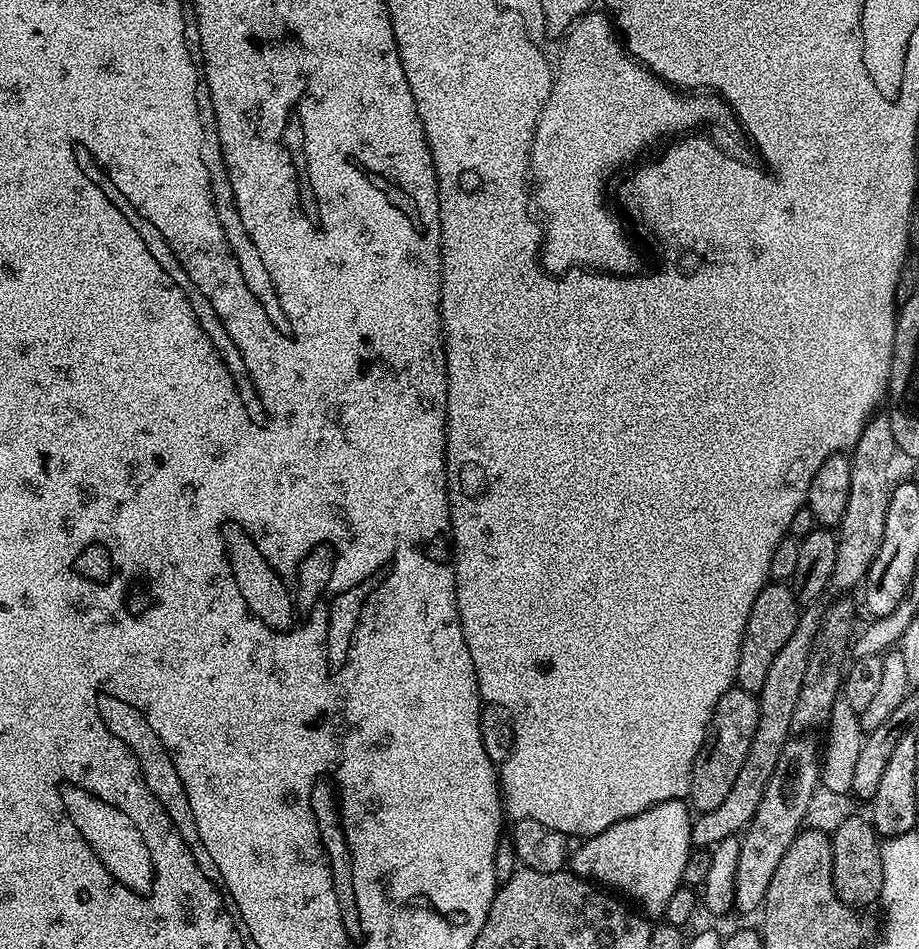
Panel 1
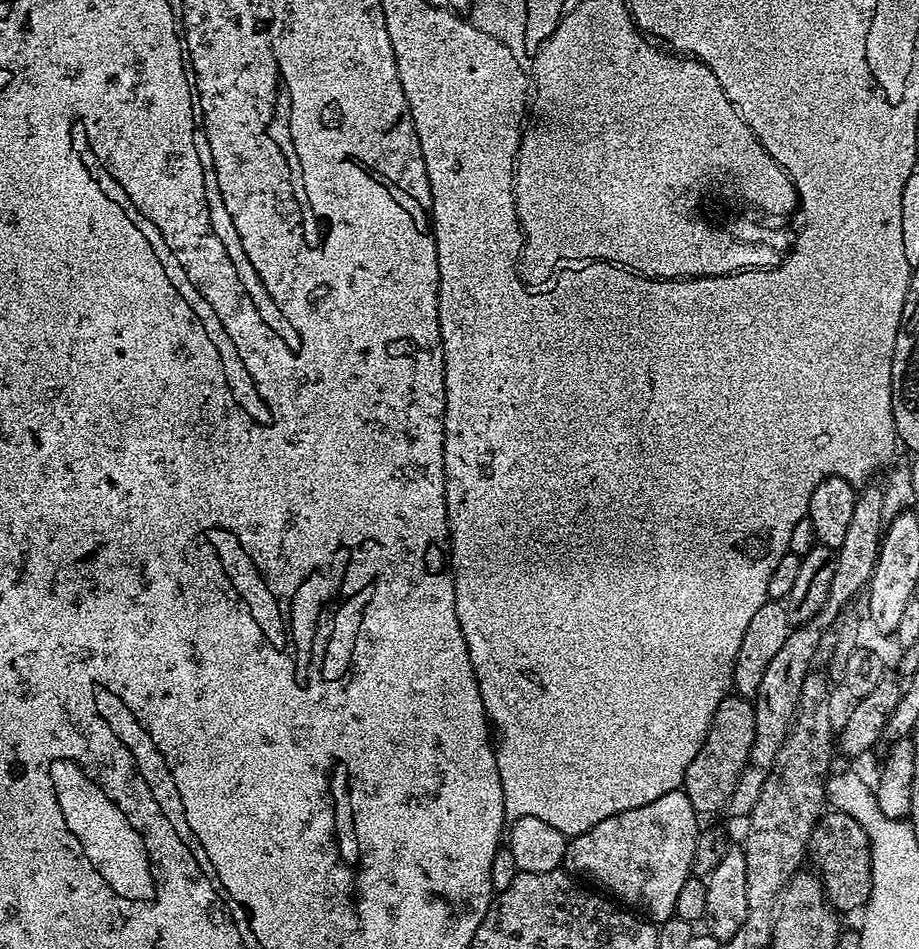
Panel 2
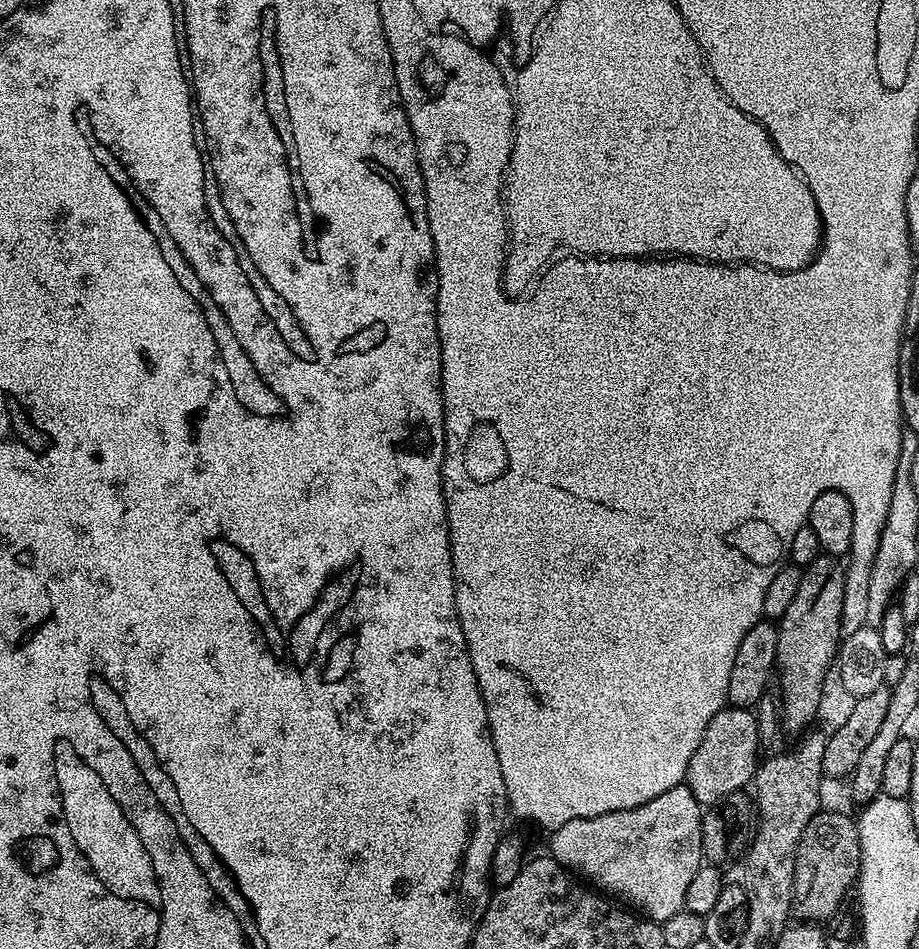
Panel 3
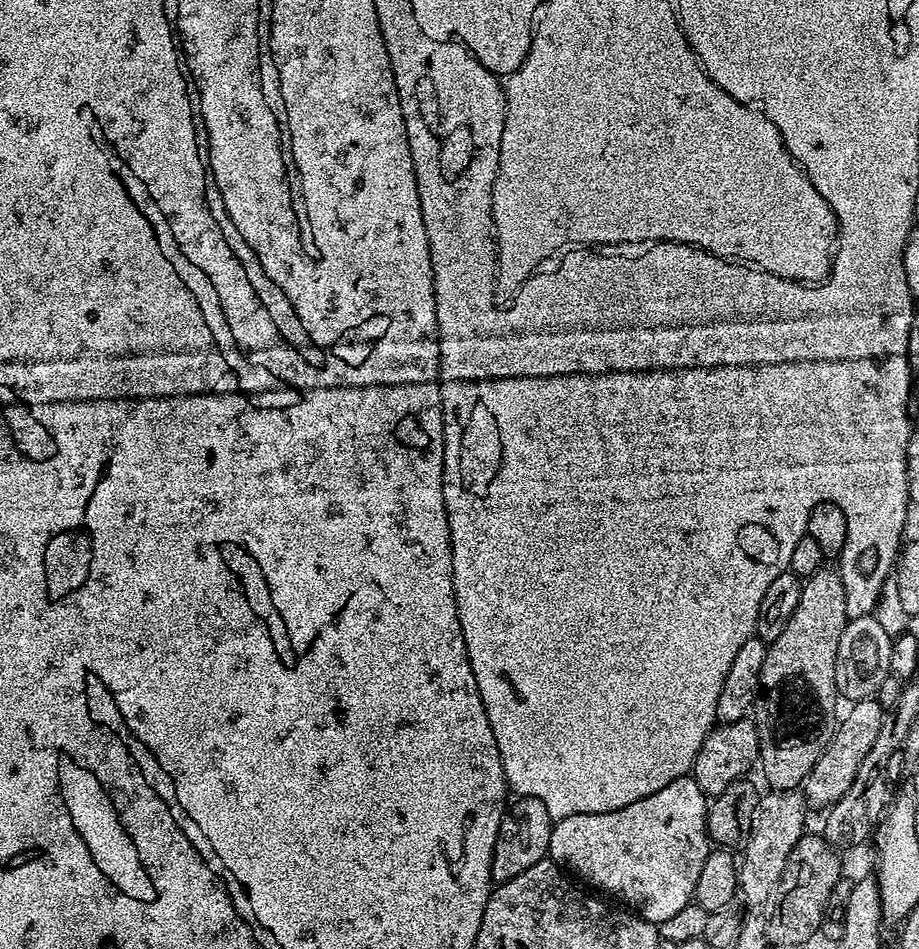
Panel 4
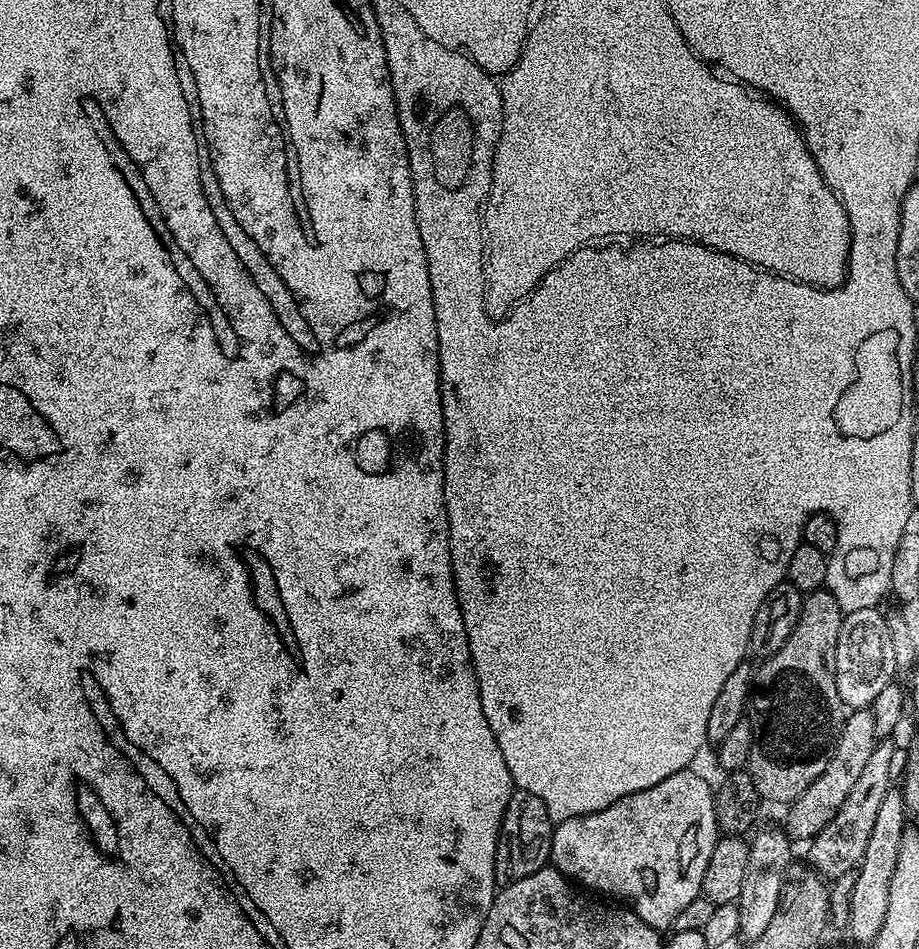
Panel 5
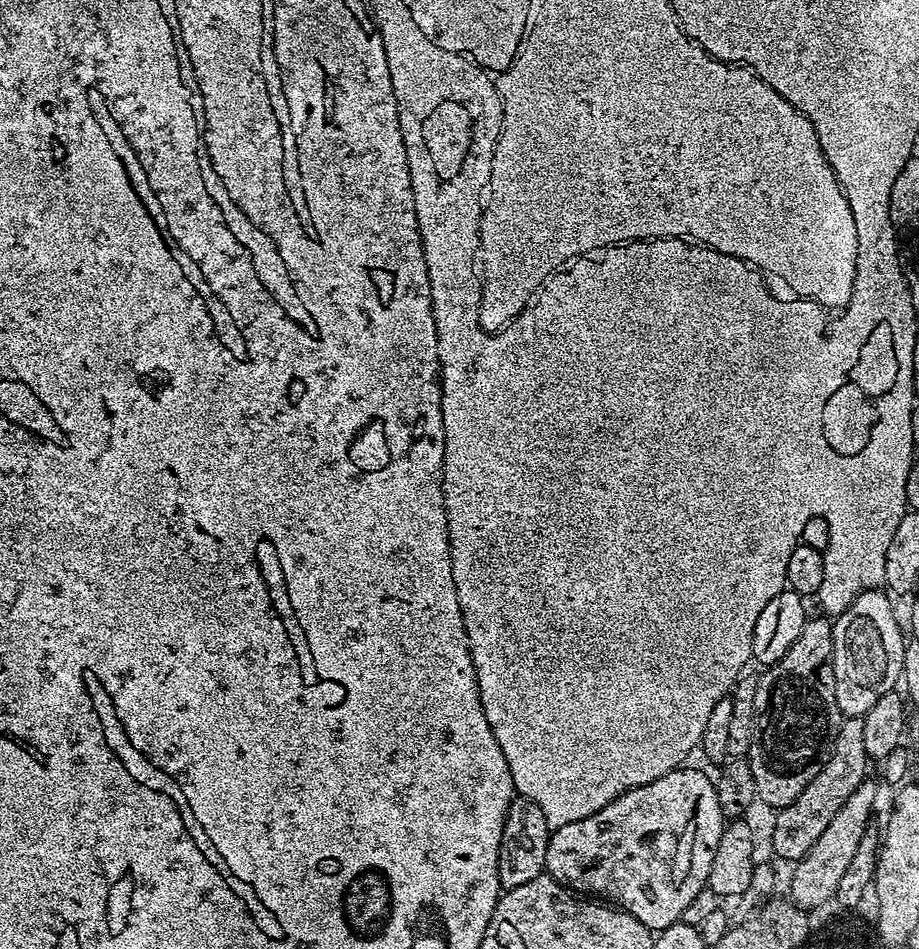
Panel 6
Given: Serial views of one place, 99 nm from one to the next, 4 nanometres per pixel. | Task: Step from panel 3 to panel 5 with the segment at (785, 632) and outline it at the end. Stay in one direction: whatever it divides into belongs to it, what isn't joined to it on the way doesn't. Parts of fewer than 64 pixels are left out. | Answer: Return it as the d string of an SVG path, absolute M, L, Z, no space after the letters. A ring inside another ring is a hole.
M820 587L815 592L807 593L800 607L798 622L786 638L782 650L778 654L767 657L761 668L754 672L754 683L750 693L750 707L747 719L752 721L752 745L746 770L758 790L761 801L772 804L791 805L797 800L826 770L826 762L832 757L838 734L844 725L846 706L838 694L836 685L836 651L838 650L838 634L842 630L845 613L840 611L834 594L827 587Z

